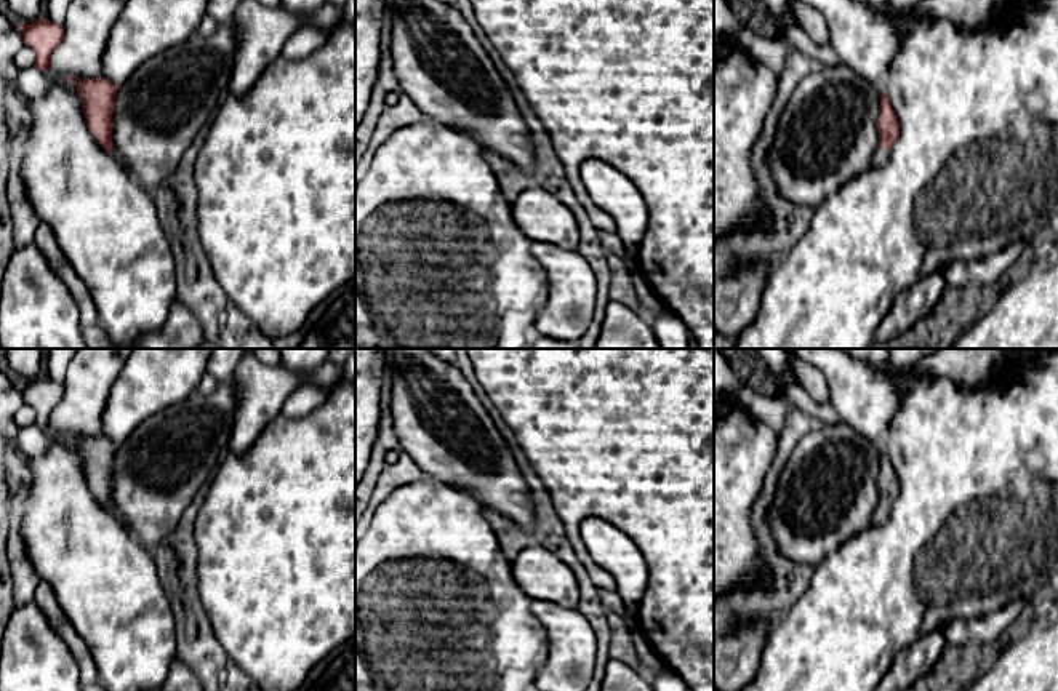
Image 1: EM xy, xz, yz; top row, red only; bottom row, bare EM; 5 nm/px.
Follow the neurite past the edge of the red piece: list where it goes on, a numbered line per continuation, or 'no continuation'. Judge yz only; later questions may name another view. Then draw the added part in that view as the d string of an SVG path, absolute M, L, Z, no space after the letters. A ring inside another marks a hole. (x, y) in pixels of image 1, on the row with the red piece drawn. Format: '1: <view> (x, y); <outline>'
1: yz (881, 155); M876 149L872 166L884 166L890 158L890 149Z

